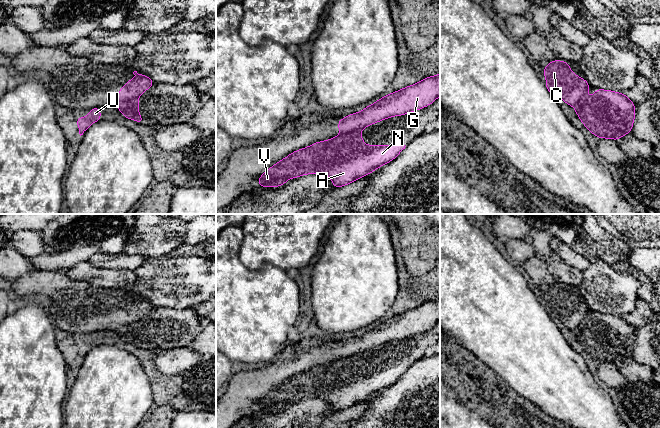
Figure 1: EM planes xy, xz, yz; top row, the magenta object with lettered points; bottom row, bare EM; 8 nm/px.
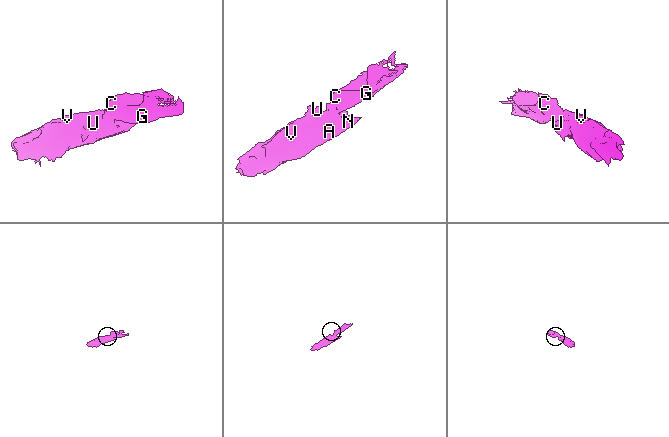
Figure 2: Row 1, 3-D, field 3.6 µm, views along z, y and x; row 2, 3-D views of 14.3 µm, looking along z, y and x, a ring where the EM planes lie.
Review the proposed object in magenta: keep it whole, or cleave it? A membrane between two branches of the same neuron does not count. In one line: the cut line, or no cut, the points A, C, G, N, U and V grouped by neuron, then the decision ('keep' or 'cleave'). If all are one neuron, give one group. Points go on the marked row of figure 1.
cut in xz along (363, 127), (341, 134); A N U V / C G; cleave

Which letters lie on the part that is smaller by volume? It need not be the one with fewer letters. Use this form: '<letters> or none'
C, G

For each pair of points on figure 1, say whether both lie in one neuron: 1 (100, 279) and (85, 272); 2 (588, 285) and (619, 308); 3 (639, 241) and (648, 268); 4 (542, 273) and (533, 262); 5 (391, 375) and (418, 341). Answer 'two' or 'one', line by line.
1: one
2: one
3: one
4: one
5: one

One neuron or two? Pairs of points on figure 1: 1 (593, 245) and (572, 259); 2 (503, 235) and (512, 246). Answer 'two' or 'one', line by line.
1: two
2: two

